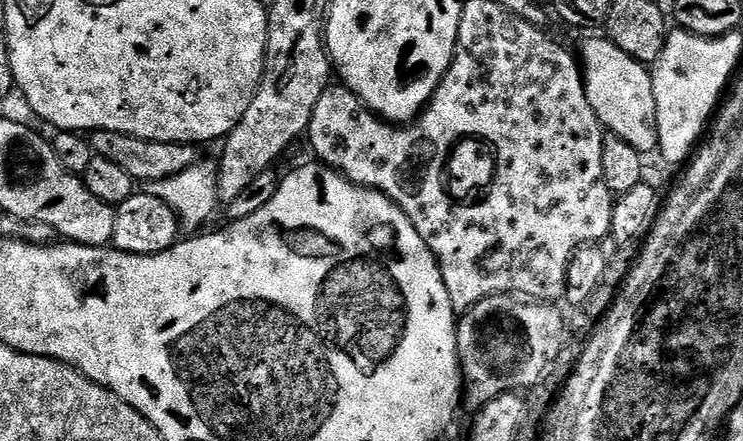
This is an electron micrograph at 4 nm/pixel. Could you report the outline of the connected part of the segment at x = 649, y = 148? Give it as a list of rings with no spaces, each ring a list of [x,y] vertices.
[[[607,38],[586,41],[578,56],[582,61],[586,98],[601,125],[611,135],[622,138],[622,142],[630,142],[630,146],[642,154],[657,151],[660,146],[658,106],[654,102],[651,71],[630,58],[630,54],[618,50]]]

